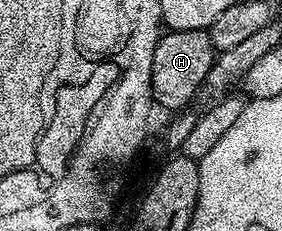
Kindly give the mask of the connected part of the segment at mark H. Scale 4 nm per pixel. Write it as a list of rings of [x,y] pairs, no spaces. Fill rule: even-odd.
[[[207,30],[203,31],[170,31],[161,34],[154,49],[154,69],[152,70],[152,98],[171,113],[180,113],[199,91],[210,73],[210,65],[215,61],[218,52],[211,45]]]

